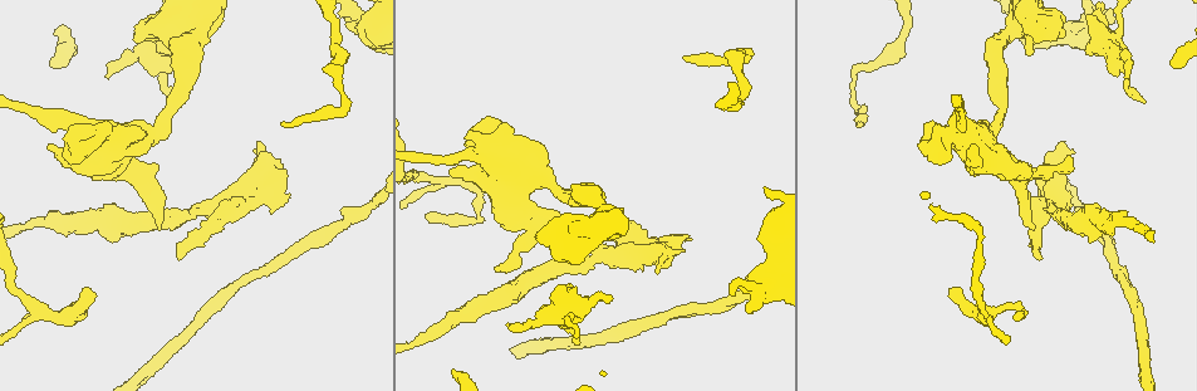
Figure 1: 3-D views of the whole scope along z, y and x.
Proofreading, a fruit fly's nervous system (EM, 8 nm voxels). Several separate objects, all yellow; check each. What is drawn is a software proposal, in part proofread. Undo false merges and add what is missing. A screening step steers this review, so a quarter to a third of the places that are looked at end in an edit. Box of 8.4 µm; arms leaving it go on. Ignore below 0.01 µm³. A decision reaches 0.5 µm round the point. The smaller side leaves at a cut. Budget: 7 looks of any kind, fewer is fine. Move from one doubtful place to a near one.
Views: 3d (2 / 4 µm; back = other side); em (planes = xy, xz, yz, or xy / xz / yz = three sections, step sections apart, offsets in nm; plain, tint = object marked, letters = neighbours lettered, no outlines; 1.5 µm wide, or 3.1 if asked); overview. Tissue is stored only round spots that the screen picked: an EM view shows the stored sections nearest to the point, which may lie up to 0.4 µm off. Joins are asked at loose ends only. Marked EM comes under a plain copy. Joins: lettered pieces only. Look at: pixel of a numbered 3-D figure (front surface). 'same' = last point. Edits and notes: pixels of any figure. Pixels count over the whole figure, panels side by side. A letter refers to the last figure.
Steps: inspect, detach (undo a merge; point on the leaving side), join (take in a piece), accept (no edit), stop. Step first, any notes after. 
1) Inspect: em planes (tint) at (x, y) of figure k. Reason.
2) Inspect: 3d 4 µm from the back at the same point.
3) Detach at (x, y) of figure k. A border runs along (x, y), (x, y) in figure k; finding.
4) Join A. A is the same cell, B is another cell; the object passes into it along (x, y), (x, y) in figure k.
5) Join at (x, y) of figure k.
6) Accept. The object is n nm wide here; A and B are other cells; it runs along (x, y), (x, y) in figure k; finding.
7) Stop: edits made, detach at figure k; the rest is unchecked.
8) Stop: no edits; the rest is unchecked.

Inspect: em planes (letters) at (1113, 224) of figure 1. Thick turns thin.

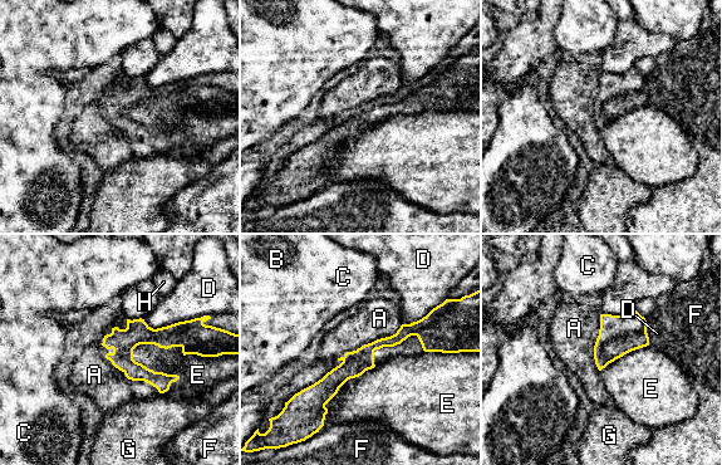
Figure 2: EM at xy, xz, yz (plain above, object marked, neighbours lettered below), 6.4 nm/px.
Accept. A, B, C, D, E, F, G and H are other cells; all the same neuron.

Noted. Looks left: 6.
Inspect: 3d 4 µm at (1145, 101) of figure 1. Free end.

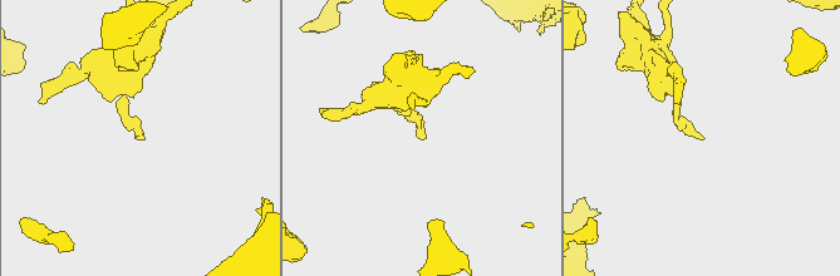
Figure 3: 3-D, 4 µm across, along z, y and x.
Inspect: em xz step 8 (letters) at (144, 137) of figure 3.

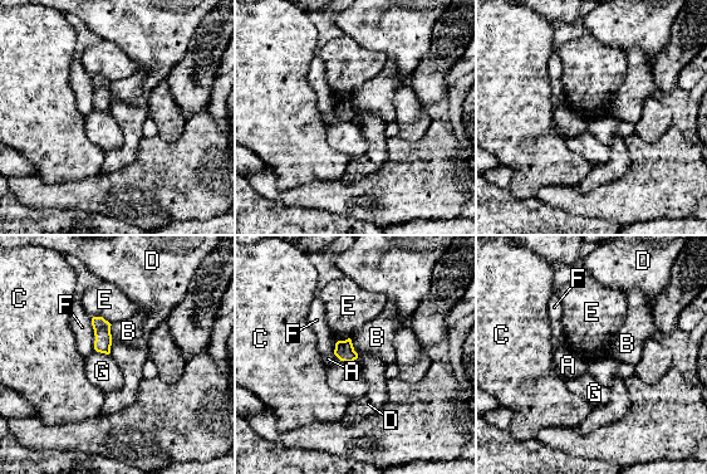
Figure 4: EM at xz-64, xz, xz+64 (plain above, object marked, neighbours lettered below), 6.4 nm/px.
Inspect: em planes (letters) at the same point.

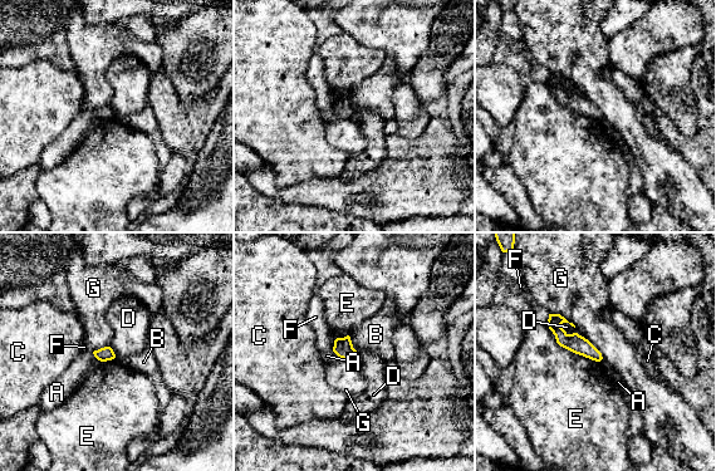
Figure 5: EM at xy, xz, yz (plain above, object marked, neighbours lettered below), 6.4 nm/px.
Accept. The longest contact is with E, 420 nm; A, B, C, D, E, F and G are other cells; a border runs along (560, 324), (585, 339) in figure 5; none of them fits.

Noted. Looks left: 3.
Inspect: em planes (letters) at (539, 238) of figure 1. Stops while still wide.

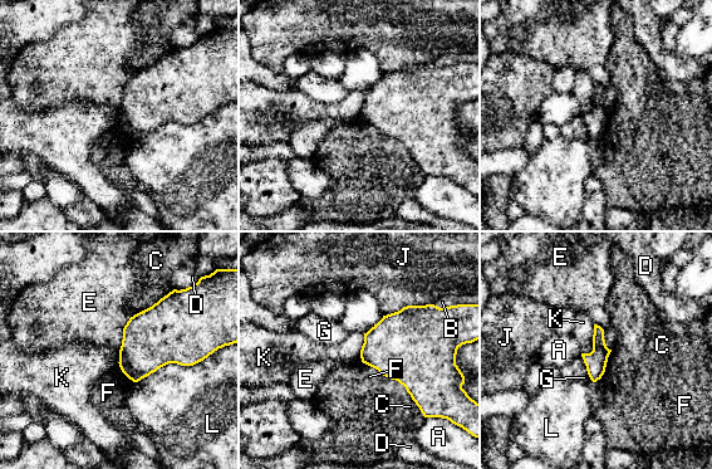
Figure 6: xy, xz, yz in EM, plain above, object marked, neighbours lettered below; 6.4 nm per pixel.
Accept. The longest contact is with L, 550 nm; A, B, C, D, E, F, G, J, K and L are other cells; a border runs along (594, 323), (593, 348), (582, 353) in figure 6; no lettered piece goes on from it.

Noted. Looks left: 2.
Stop: no edits; the rest is unchecked.

